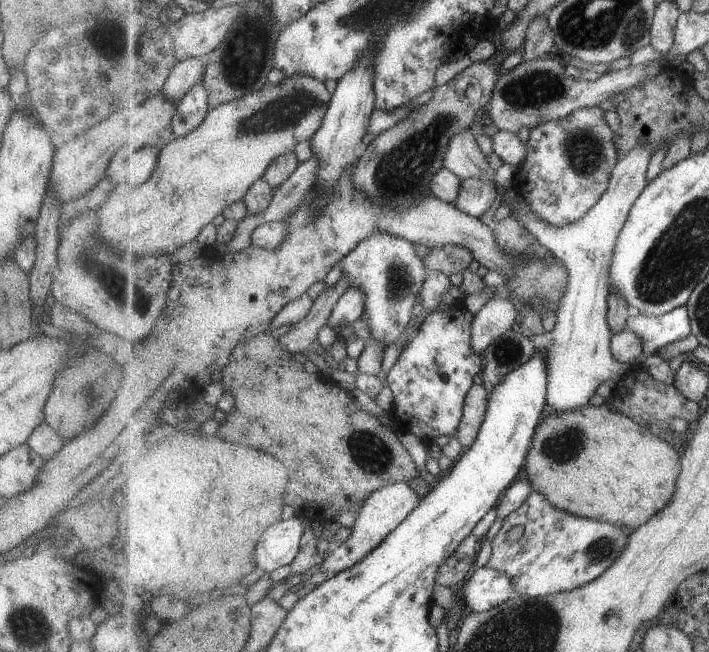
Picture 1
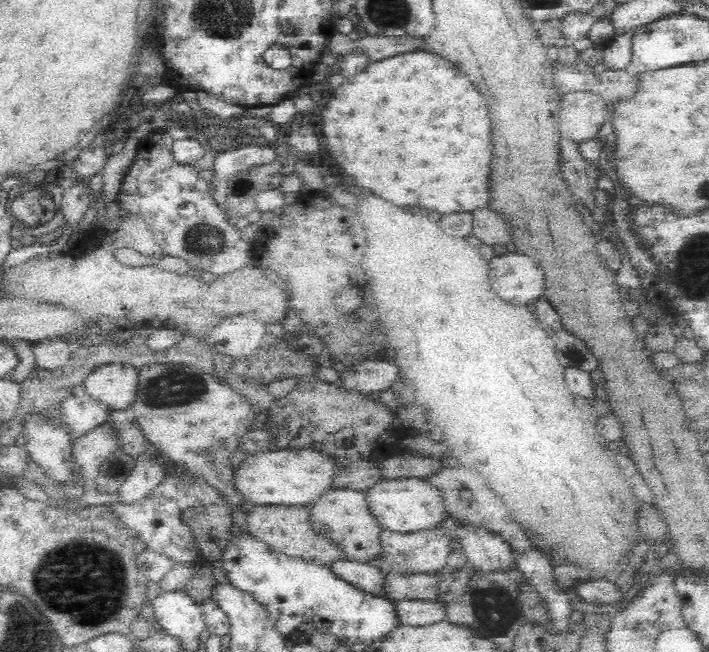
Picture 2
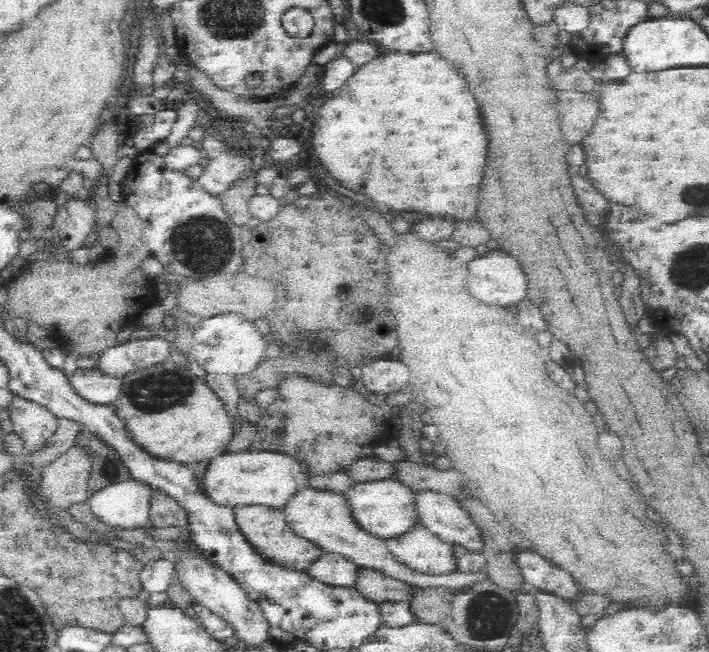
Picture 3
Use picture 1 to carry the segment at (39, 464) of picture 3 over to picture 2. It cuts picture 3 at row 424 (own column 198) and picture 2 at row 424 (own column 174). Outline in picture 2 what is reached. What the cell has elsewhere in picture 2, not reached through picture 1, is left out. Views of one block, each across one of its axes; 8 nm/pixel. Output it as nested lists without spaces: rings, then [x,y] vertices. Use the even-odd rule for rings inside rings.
[[[83,384],[71,388],[66,398],[58,406],[64,417],[64,423],[70,427],[70,434],[74,439],[107,423],[113,410],[104,401],[98,401],[89,395]]]

